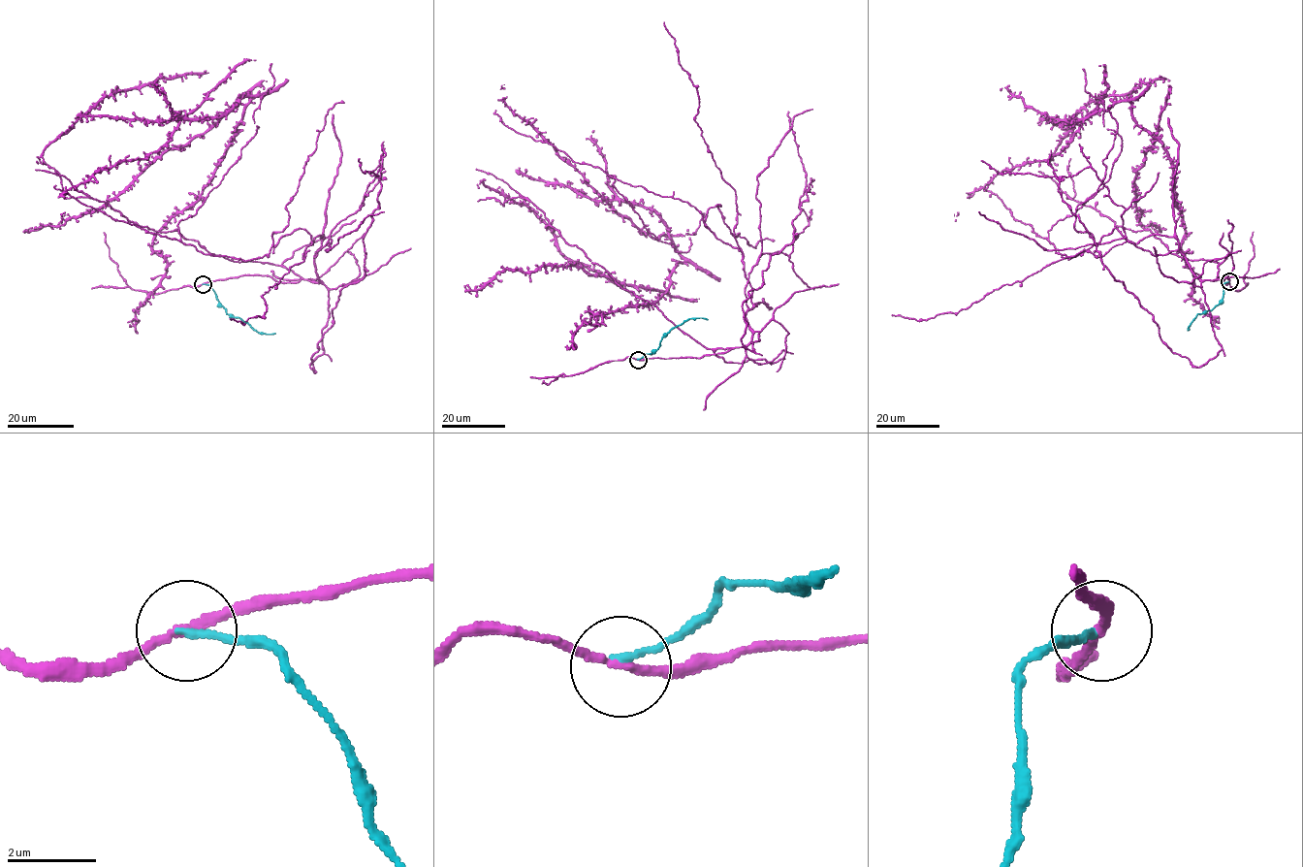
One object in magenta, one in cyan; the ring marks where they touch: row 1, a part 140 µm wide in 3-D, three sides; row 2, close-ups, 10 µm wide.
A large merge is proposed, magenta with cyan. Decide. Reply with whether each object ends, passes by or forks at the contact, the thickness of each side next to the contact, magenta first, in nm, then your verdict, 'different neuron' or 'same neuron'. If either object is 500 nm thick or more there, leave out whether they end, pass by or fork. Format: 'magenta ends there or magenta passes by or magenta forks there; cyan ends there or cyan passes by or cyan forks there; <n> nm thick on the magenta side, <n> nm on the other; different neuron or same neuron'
magenta passes by; cyan ends there; 190 nm thick on the magenta side, 160 nm on the other; different neuron

